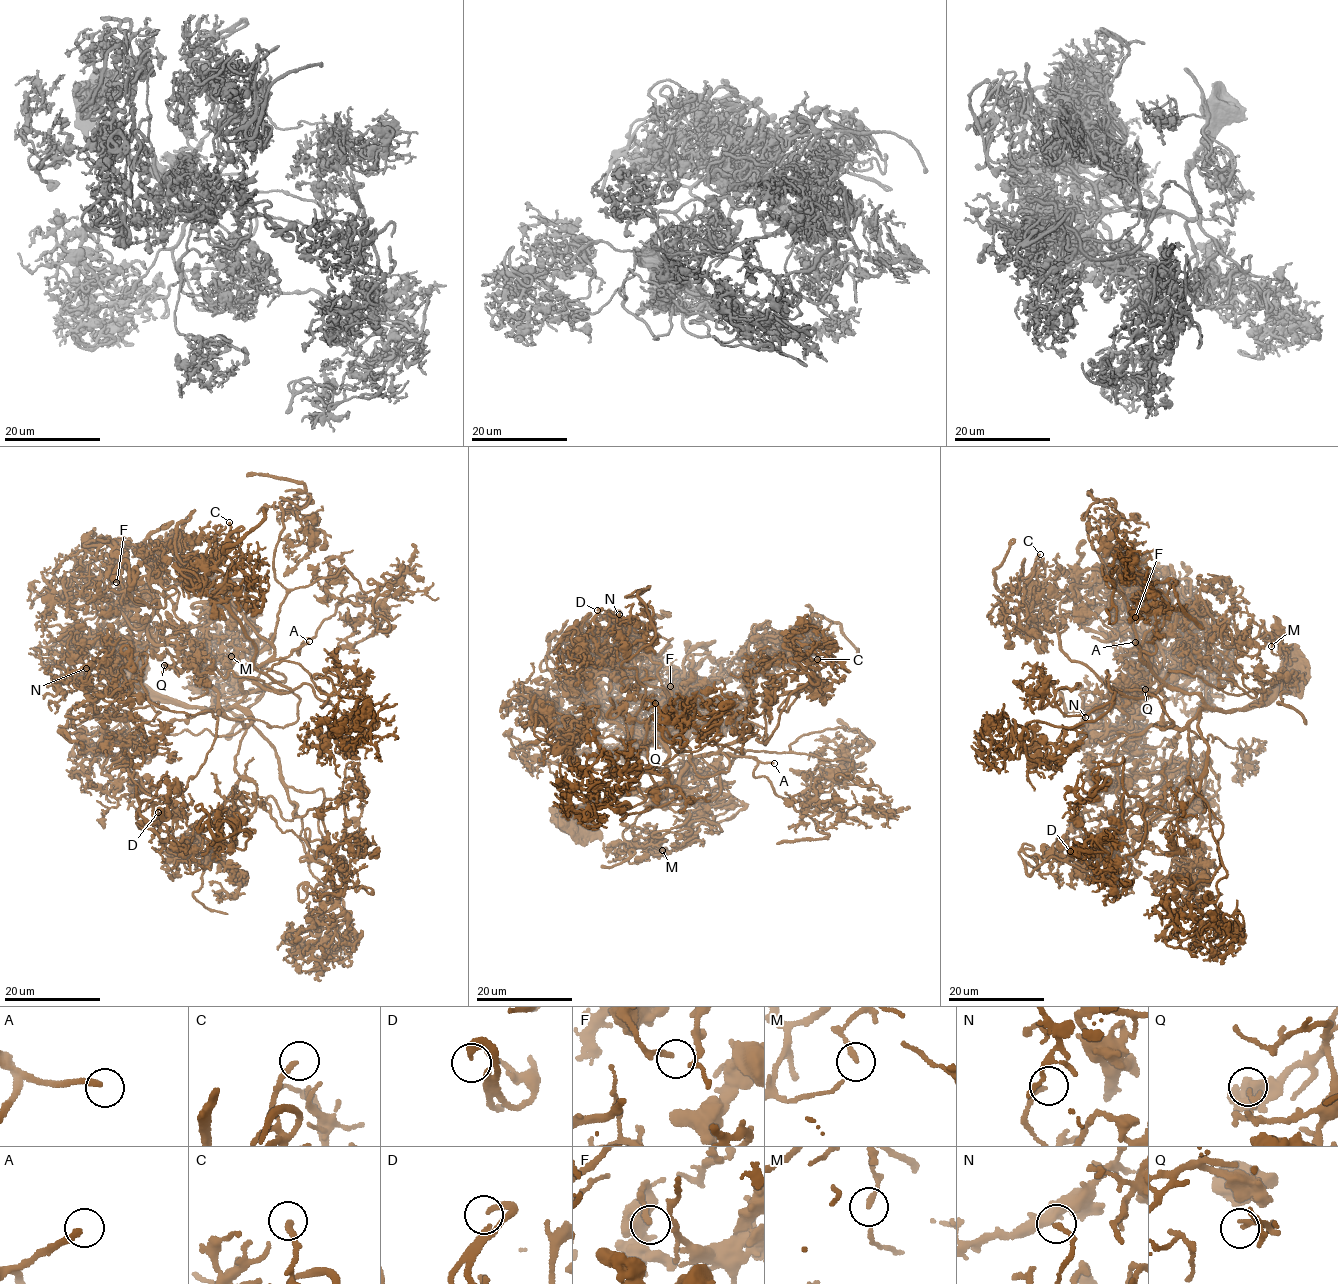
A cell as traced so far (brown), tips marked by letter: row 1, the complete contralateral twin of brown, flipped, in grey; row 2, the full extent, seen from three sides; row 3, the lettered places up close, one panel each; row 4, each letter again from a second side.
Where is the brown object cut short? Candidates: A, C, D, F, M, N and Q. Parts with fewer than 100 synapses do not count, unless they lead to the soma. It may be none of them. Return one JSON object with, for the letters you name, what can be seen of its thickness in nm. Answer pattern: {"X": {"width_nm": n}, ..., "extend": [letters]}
{"A": {"width_nm": 200}, "extend": ["A"]}

